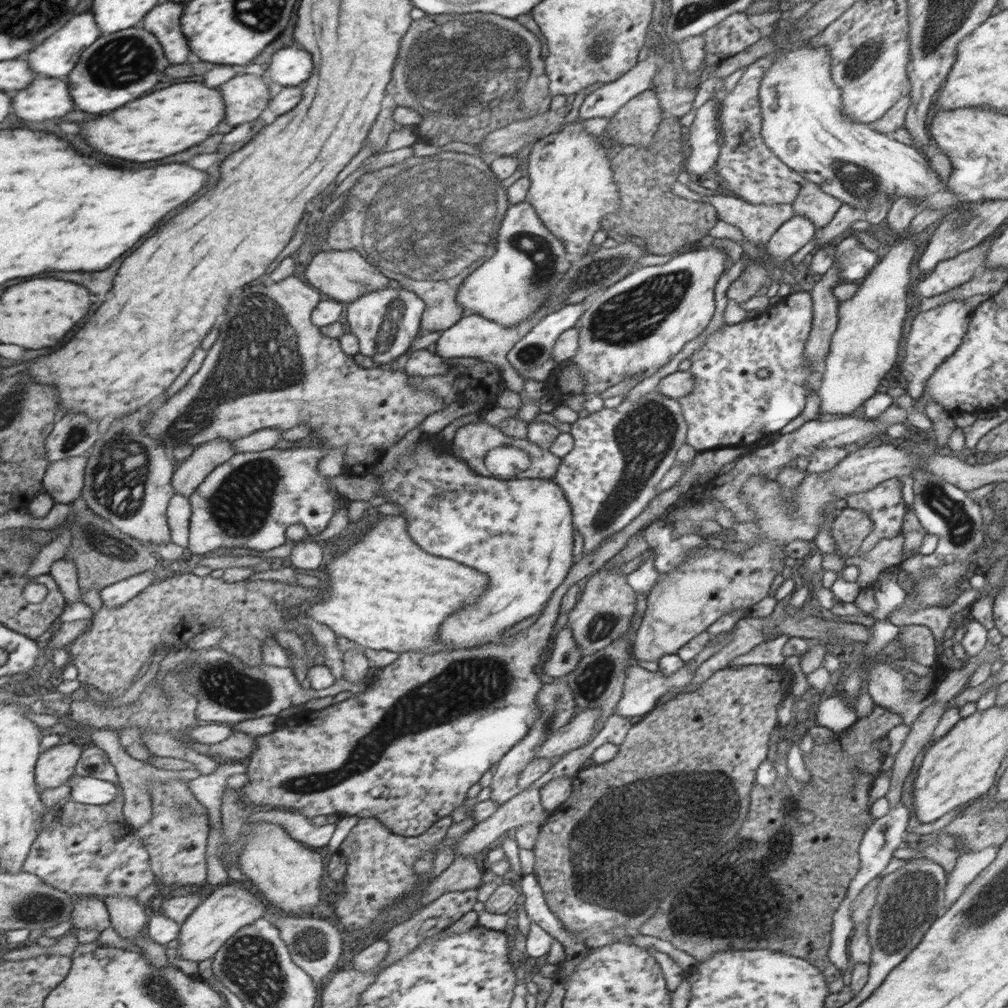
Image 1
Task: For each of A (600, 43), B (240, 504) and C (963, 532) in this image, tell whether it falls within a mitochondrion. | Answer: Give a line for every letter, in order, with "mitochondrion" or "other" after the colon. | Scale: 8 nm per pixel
A: mitochondrion
B: mitochondrion
C: mitochondrion

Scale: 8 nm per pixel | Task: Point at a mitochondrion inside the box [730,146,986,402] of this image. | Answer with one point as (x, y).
(861, 182)

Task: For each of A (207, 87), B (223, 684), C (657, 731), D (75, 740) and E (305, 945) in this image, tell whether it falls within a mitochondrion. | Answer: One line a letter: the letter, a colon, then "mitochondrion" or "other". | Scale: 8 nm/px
A: other
B: mitochondrion
C: other
D: other
E: mitochondrion

